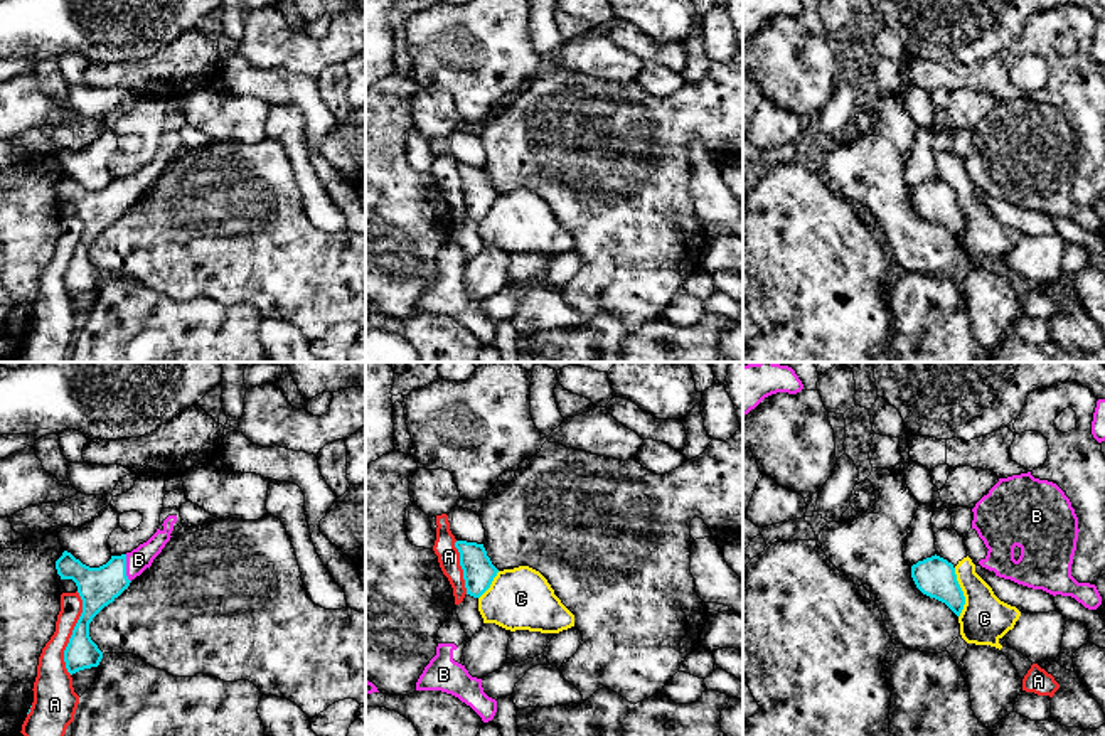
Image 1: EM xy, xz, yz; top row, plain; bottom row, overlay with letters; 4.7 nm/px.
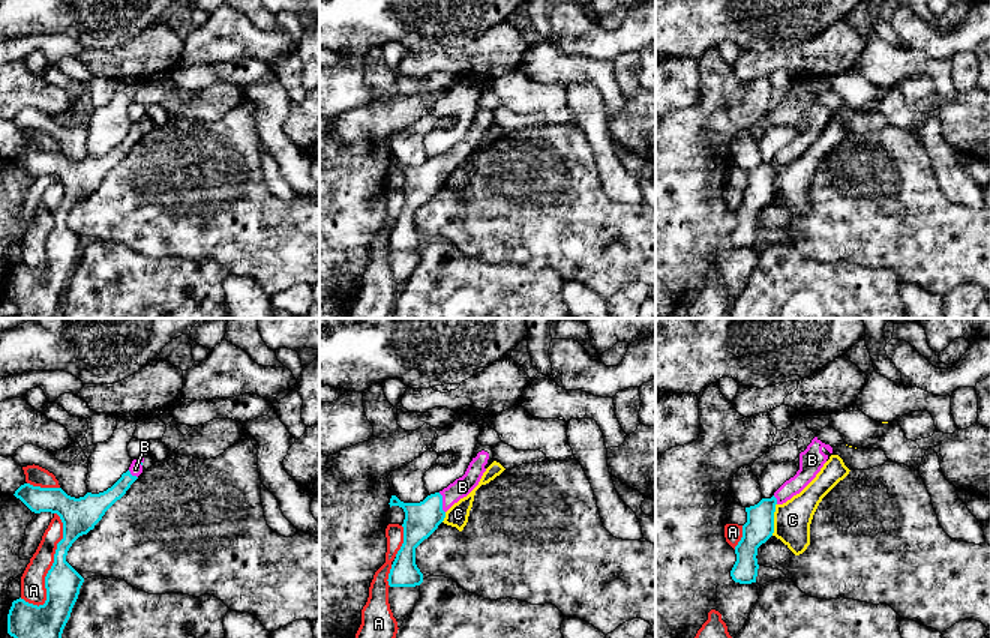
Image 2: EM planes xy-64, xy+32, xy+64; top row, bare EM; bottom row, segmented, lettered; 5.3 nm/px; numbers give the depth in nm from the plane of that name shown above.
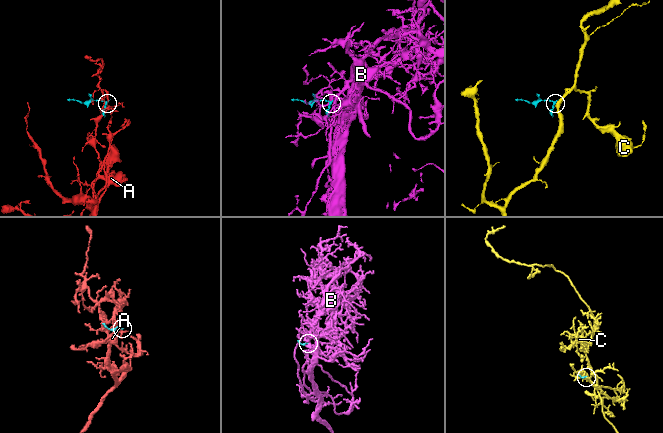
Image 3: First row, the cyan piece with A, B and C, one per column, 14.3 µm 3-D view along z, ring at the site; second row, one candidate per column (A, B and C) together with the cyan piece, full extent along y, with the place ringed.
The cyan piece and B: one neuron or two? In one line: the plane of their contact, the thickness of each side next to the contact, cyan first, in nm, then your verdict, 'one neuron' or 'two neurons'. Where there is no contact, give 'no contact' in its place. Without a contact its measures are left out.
meets cyan in xy; 190 nm thick on the cyan side, 110 nm on the other; one neuron

